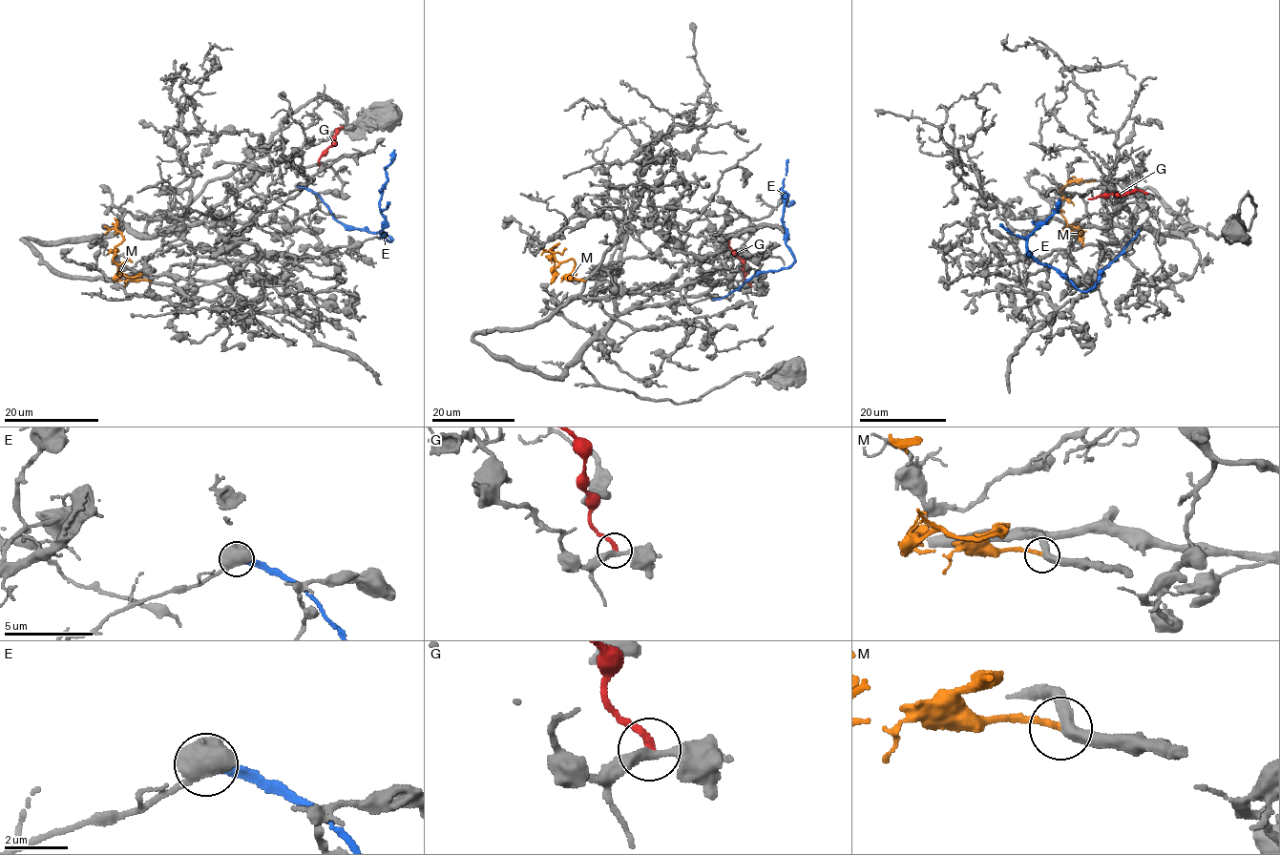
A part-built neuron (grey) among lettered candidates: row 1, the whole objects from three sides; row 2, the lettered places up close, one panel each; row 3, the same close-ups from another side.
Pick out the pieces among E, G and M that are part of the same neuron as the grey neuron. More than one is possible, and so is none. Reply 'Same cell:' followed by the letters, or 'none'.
Same cell: none

